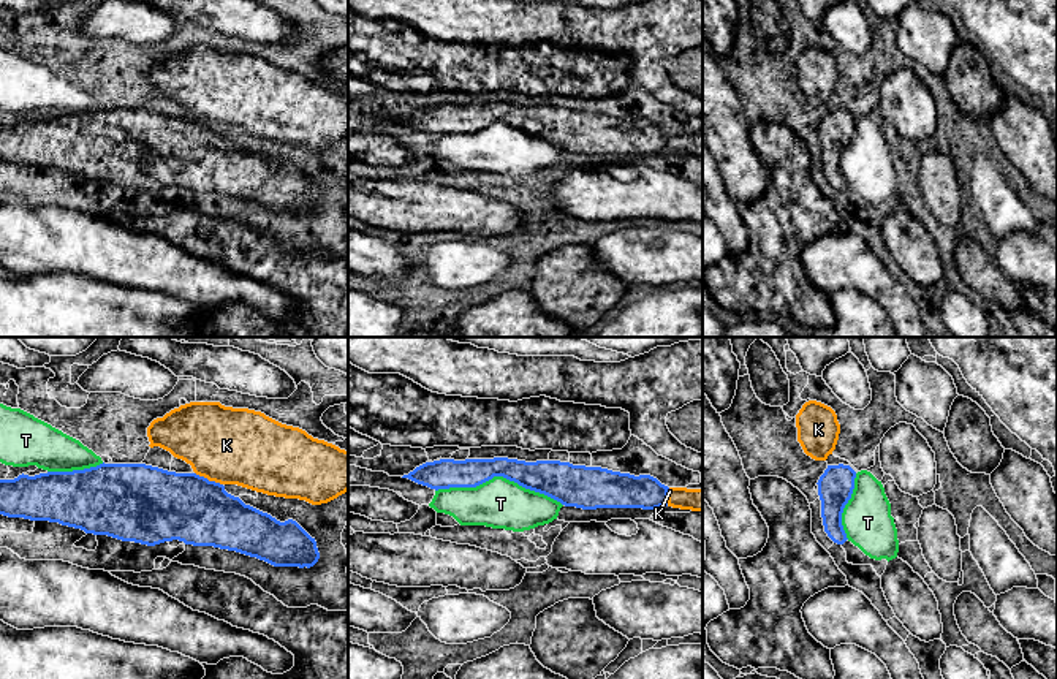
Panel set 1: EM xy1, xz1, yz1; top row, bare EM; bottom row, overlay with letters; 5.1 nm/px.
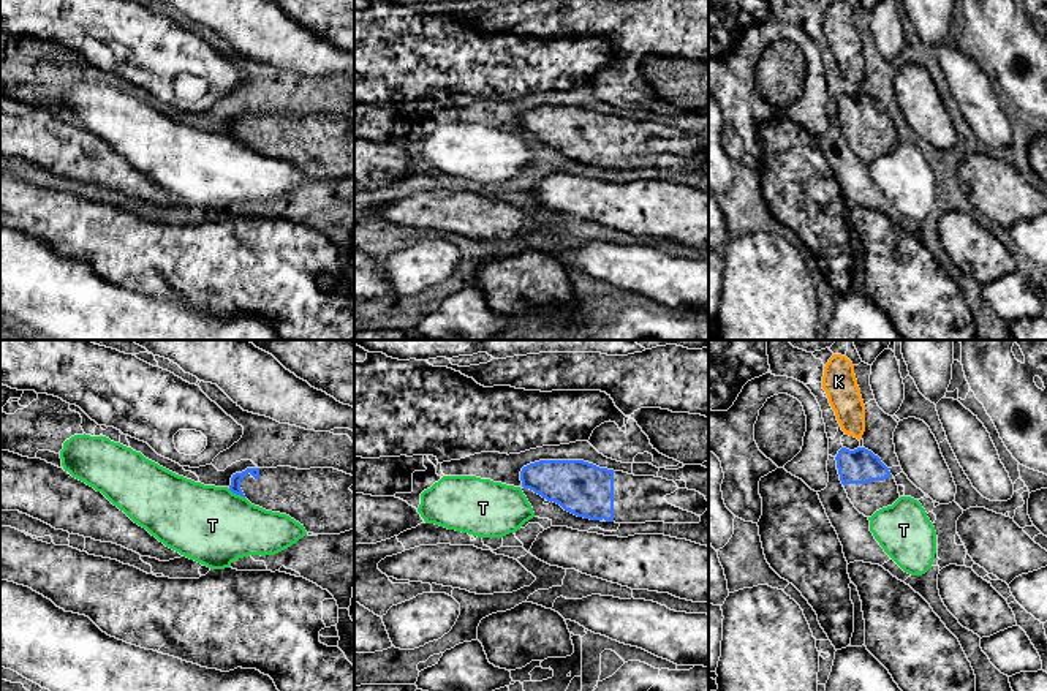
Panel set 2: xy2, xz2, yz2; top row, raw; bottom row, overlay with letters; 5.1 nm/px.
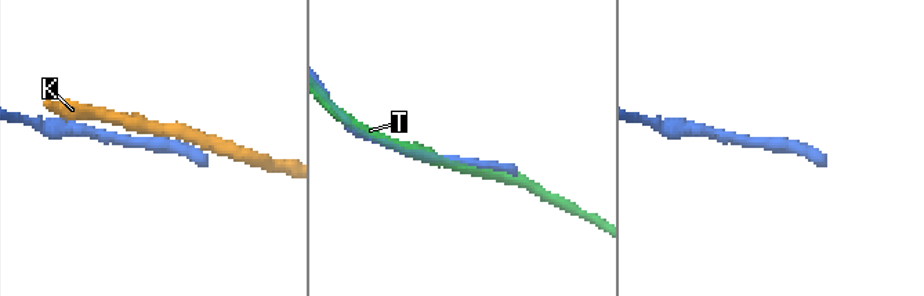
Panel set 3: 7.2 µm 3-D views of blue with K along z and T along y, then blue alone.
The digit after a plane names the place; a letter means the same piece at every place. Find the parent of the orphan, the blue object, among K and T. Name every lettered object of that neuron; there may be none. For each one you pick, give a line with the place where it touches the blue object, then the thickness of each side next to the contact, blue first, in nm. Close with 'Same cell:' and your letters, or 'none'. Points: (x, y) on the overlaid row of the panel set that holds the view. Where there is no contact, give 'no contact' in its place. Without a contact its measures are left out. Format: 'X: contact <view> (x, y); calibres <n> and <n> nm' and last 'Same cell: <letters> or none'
Same cell: none

